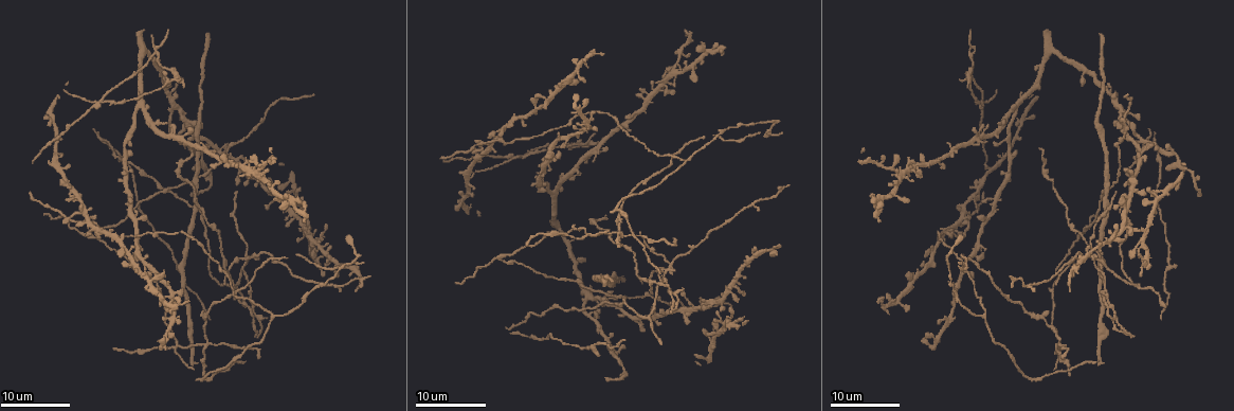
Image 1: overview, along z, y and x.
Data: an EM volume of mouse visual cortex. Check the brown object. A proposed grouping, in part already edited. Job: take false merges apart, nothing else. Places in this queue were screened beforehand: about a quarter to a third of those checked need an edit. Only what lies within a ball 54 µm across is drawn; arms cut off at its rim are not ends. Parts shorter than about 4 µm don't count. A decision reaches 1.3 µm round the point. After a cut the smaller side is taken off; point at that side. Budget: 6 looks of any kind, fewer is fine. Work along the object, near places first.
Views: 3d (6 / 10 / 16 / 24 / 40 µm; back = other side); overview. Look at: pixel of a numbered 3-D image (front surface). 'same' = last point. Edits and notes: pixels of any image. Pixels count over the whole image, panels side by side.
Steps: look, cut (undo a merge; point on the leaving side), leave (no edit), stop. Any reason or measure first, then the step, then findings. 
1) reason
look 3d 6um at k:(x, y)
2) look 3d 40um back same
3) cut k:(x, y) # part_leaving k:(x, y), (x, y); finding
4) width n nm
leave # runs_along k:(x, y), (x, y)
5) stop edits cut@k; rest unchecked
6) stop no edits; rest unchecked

a fork
look 3d 16um at 1:(1101, 131)

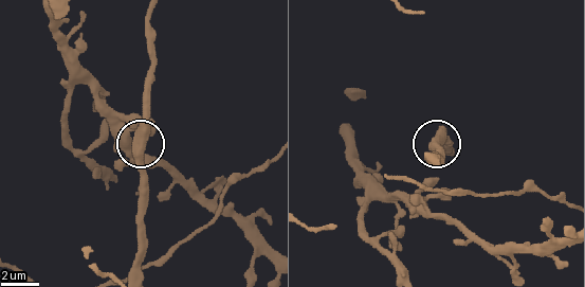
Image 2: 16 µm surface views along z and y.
look 3d 6um same

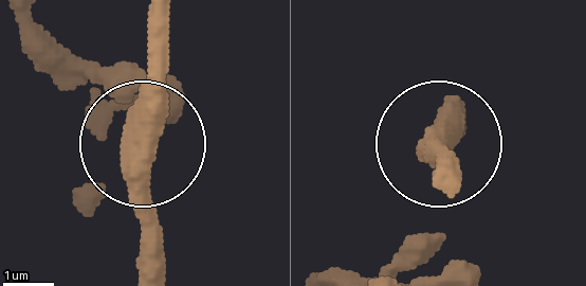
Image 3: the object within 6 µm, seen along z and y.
other side
look 3d 6um back same

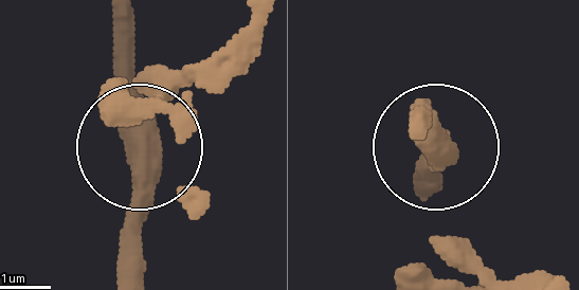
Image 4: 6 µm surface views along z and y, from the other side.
arms 3
leave # one cell here

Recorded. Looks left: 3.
three-way junction
look 3d 16um at 1:(670, 263)

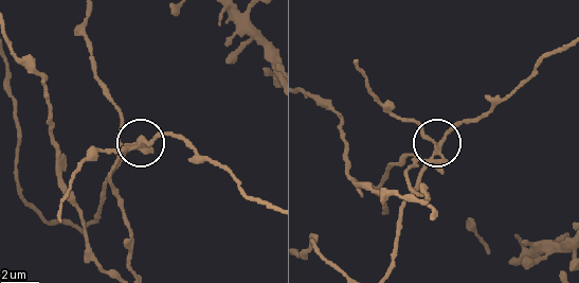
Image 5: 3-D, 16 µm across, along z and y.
closer look
look 3d 10um at 5:(436, 145)

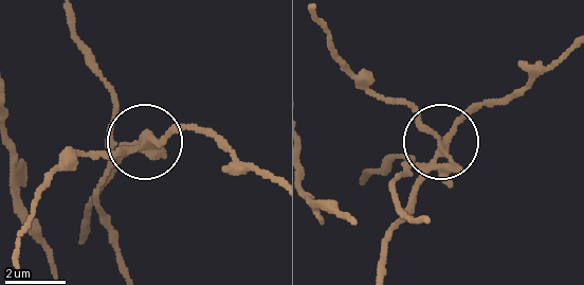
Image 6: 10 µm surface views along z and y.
side_arm 9 um
cut 6:(120, 150) # part_leaving 6:(438, 165), (396, 183), (403, 211), (420, 218); two cells meet here

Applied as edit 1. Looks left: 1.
stop edits cut@6; rest unchecked

